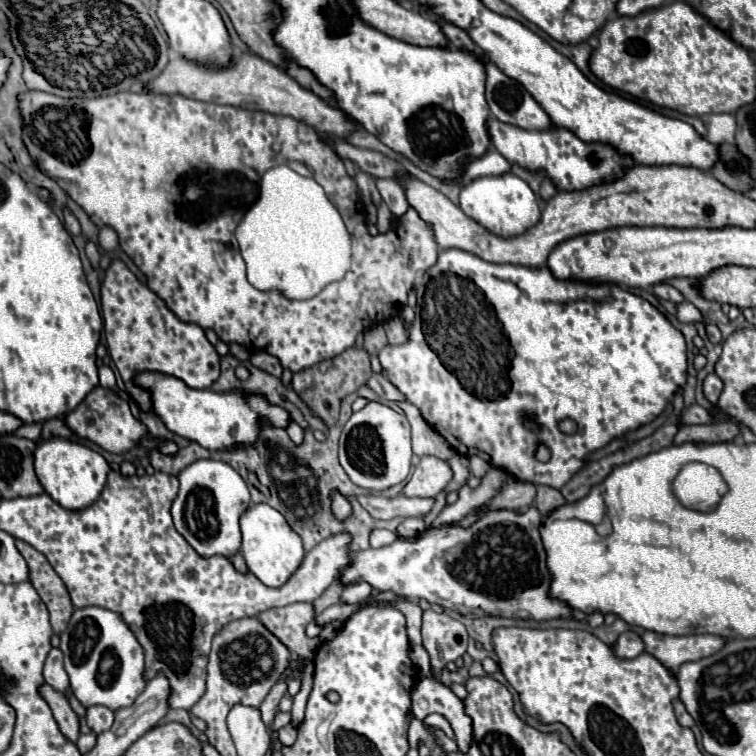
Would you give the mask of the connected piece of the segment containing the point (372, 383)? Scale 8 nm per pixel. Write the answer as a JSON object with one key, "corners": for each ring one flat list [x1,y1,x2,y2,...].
{"corners":[[373,374,367,382,367,386,383,400,393,400,393,402,403,402,405,396,385,378,385,374]]}

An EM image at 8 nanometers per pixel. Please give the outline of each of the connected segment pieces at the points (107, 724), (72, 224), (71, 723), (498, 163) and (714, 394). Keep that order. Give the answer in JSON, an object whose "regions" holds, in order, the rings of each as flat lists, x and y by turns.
{"regions":[[[91,706,87,710,87,724,95,734,107,732,113,726,113,710,105,706]],[[63,208,63,218,65,218,65,228,67,228,73,236,79,236,79,234,81,234,81,226,79,226,77,218,71,214,69,208]],[[47,684,41,688,41,696,43,696,43,698,47,700,47,704,51,706,53,716,55,716,55,720,57,720,57,724,59,724,59,730,61,730,71,742,77,742,77,738,79,738,79,718,77,718,77,714,71,710,67,698,65,698,63,694,55,692,55,690,53,690,51,686,47,686]],[[489,150,483,158,477,158,473,162,467,164,465,168,465,174,457,180,459,184,463,184,465,180,471,180,471,178,479,178,479,176,489,176,489,174,505,174,509,172,511,164,497,152,497,150]],[[709,374,703,382,703,394,713,406,717,406,717,398,719,398,721,390,723,390,723,382,715,374]]]}

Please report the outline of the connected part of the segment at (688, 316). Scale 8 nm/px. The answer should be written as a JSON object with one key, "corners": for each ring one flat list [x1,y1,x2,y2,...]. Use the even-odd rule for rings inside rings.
{"corners":[[681,302,677,306,677,318,681,322,704,322,703,314,691,302]]}

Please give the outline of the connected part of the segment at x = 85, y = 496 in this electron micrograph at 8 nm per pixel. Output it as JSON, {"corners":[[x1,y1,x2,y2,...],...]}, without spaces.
{"corners":[[49,438,49,440,37,440,33,456,35,456,35,474,41,486,63,508,81,510,99,498,107,480,109,464,95,450,65,438]]}

